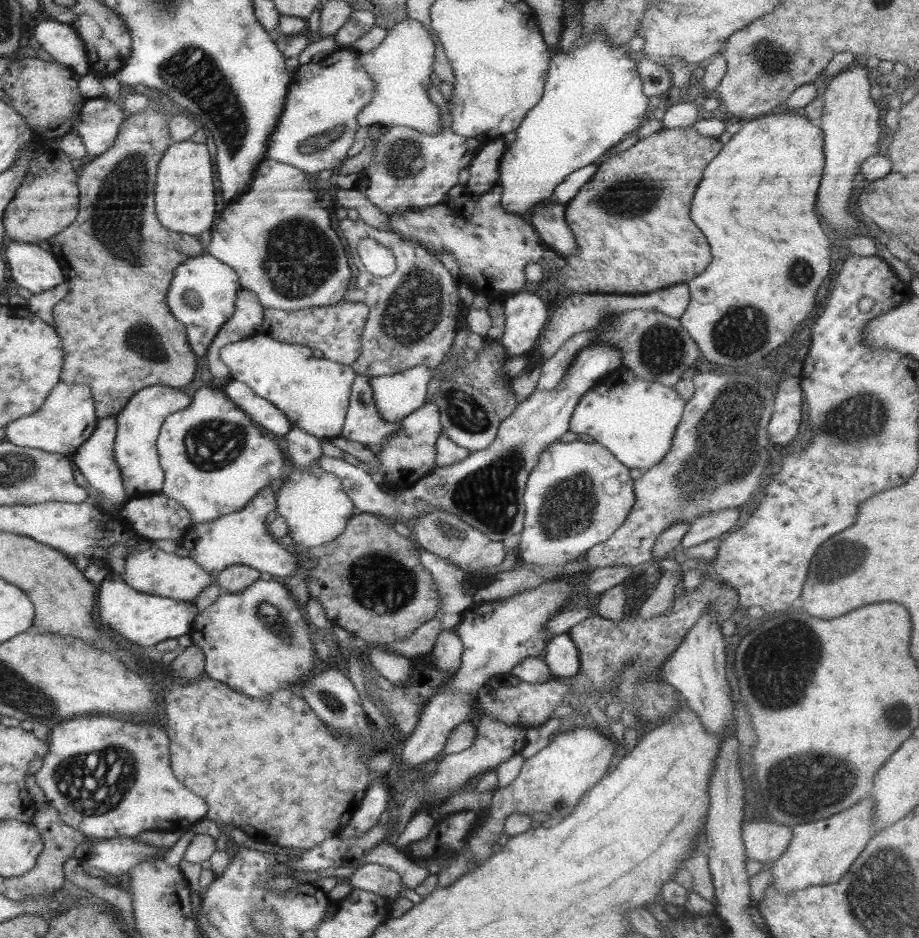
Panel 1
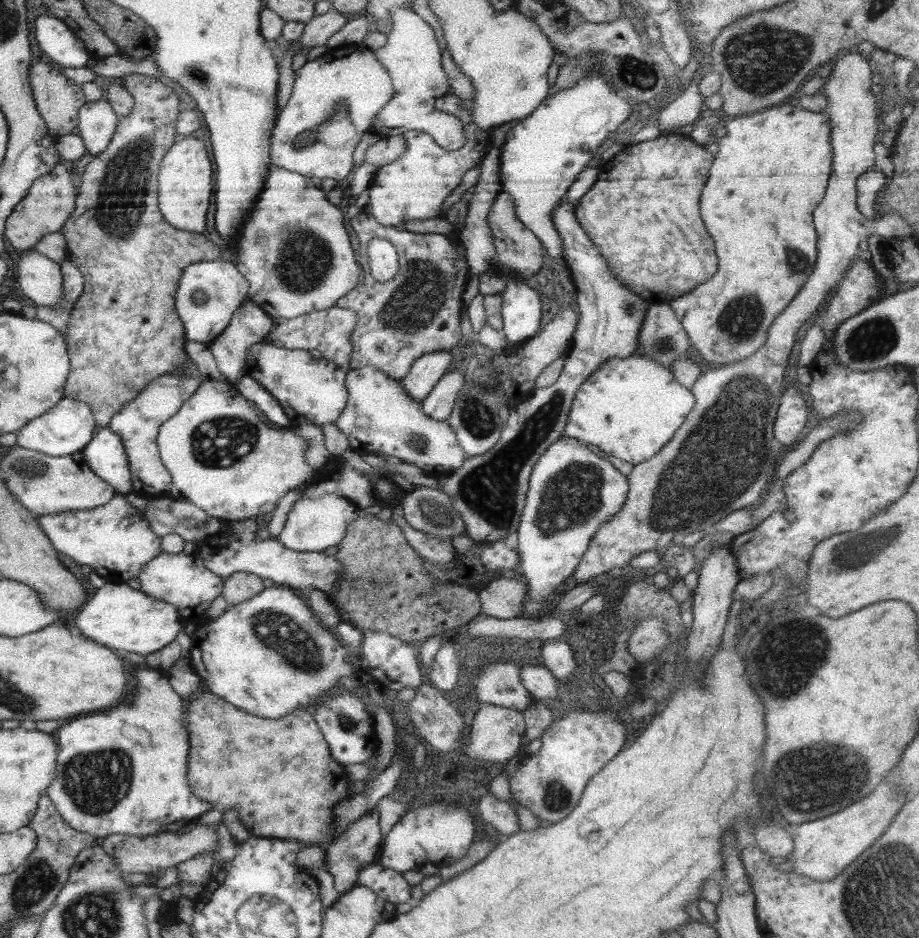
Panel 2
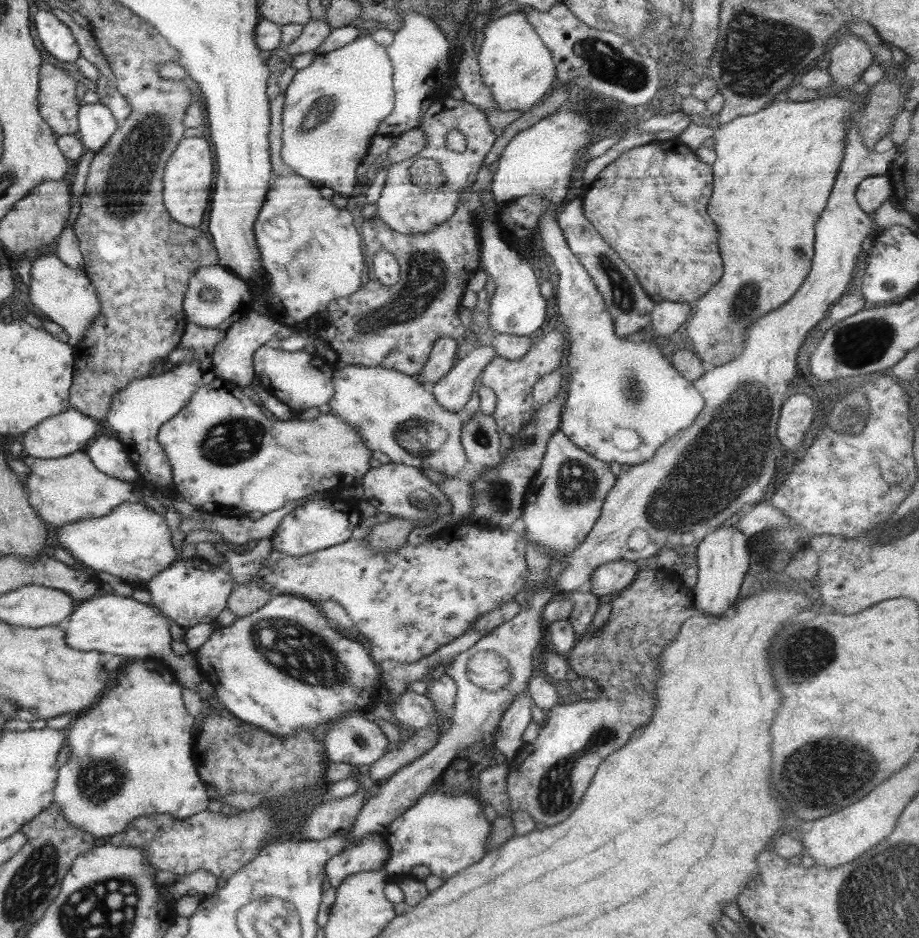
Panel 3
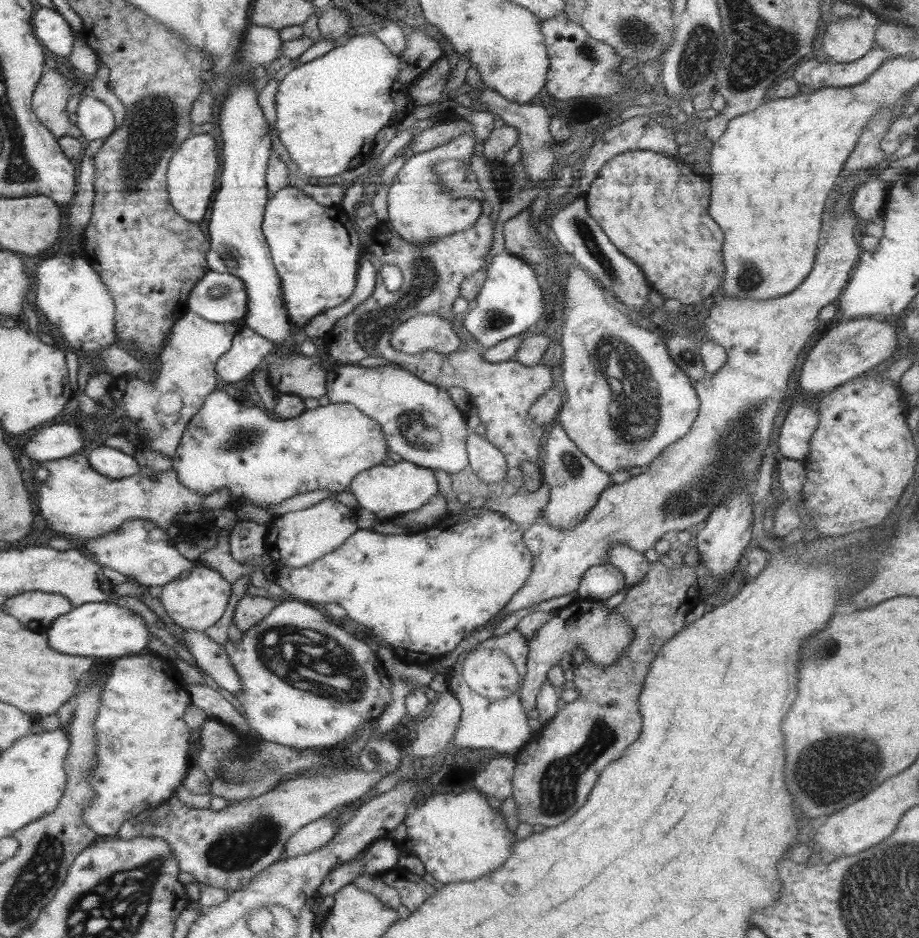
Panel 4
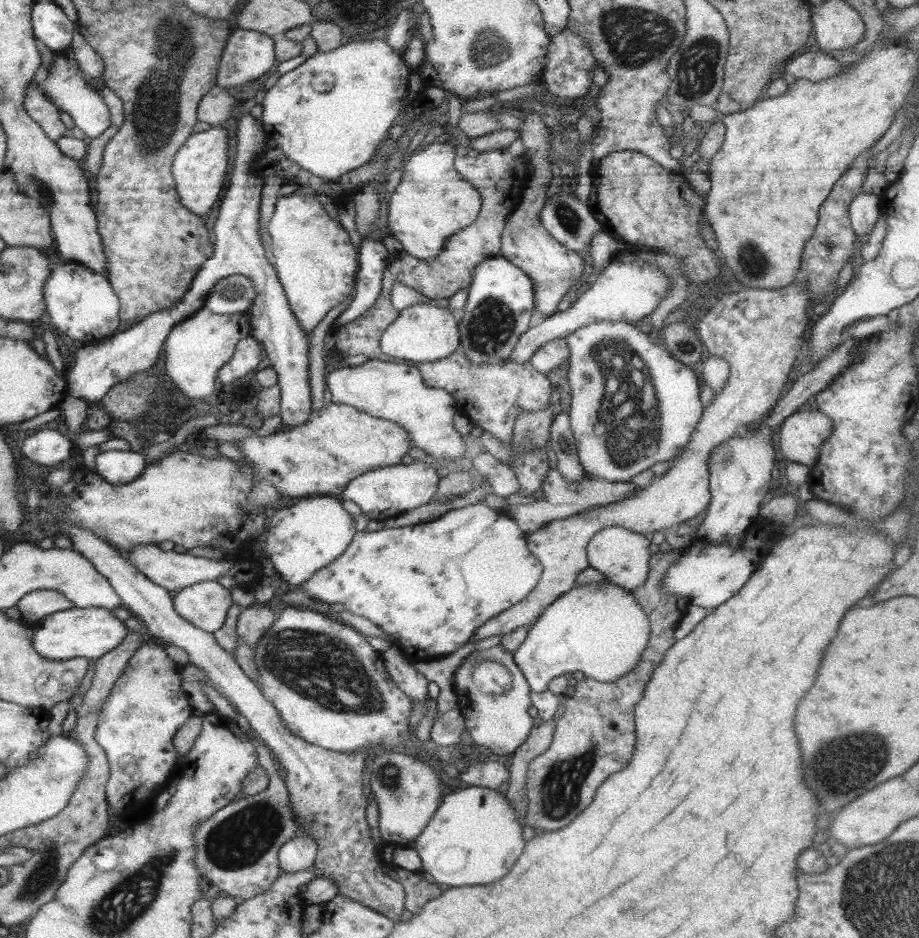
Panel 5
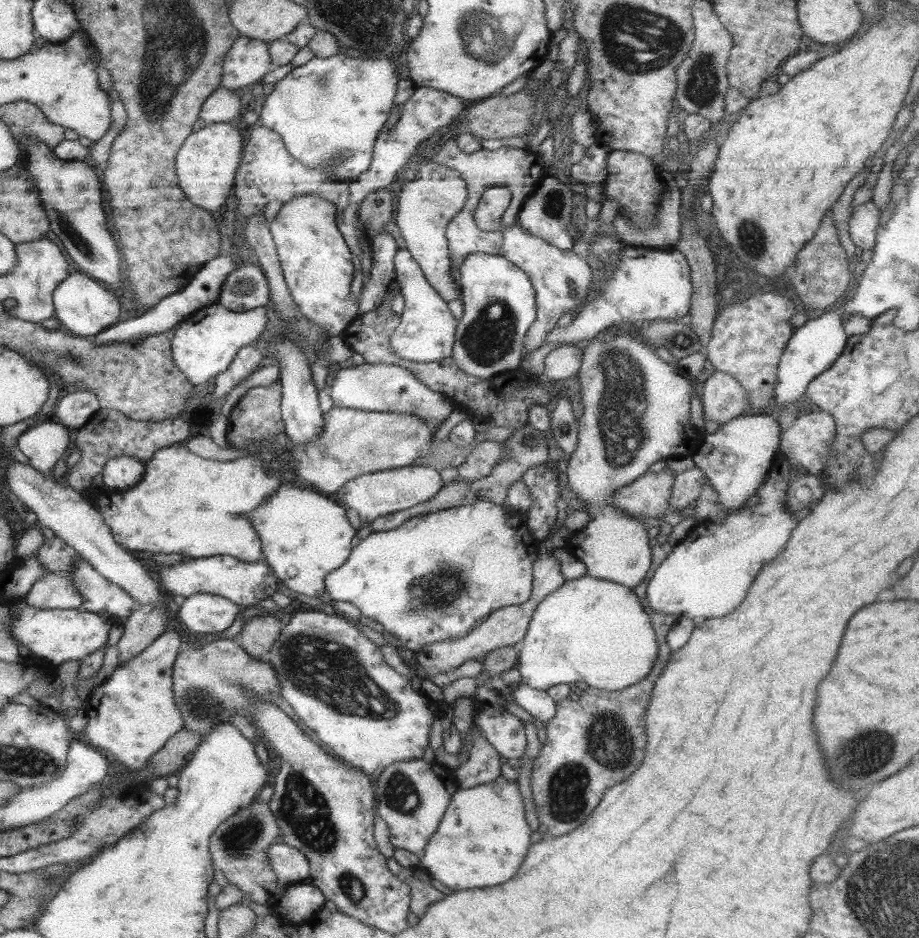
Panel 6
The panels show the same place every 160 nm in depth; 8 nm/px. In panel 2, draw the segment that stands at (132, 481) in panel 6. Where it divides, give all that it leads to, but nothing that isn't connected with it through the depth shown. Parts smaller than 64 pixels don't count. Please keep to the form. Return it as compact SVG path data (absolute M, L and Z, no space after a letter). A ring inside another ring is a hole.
M108 427L100 428L82 454L90 470L116 493L127 495L133 490L128 459L119 434Z

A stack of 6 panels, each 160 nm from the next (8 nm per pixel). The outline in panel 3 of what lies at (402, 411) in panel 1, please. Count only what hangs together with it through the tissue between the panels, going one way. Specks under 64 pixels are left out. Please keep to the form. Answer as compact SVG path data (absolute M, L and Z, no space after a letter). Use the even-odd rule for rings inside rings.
M440 337L434 341L429 359L418 374L416 382L419 382L420 386L429 387L444 378L454 366L454 356L458 352L457 343L458 341L450 337Z

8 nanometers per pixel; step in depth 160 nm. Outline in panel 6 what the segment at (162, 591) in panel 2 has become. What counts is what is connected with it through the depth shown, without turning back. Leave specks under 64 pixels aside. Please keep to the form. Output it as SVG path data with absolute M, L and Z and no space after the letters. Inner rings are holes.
M198 593L186 597L184 603L175 608L176 618L192 634L202 632L202 634L212 634L222 632L232 626L234 617L242 608L236 603L221 597L218 594Z

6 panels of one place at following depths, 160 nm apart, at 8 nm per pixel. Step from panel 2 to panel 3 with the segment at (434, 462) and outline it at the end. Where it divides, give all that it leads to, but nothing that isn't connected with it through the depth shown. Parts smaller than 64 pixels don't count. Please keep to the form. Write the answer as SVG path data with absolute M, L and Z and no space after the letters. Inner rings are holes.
M339 365L330 369L335 395L330 410L355 428L371 451L380 450L392 463L428 468L455 477L466 464L461 443L463 416L444 410L428 387L399 370L380 365Z

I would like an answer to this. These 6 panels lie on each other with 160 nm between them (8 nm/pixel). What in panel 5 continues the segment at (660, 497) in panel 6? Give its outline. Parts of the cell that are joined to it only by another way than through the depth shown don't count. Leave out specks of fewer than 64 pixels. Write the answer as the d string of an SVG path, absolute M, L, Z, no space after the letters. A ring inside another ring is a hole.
M550 469L540 490L544 497L536 498L534 503L510 505L504 510L528 534L539 530L544 522L568 519L591 508L624 500L629 494L634 494L637 487L634 483L612 482L596 476L584 477L581 481L567 481L557 470Z

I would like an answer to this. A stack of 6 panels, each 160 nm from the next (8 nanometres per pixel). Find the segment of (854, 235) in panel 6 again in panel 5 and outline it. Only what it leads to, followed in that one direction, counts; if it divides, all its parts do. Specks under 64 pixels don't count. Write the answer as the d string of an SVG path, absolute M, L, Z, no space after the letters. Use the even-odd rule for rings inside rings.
M864 191L852 199L849 206L849 219L858 238L864 234L870 234L874 228L881 213L880 201L879 196Z

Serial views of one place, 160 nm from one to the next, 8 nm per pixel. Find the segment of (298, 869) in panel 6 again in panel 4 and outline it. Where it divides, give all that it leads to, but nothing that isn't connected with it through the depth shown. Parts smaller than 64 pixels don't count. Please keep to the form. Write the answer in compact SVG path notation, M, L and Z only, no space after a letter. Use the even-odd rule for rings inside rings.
M333 814L323 815L318 820L303 826L293 834L285 844L284 856L296 857L310 854L316 848L322 848L334 838L337 826L333 822Z

